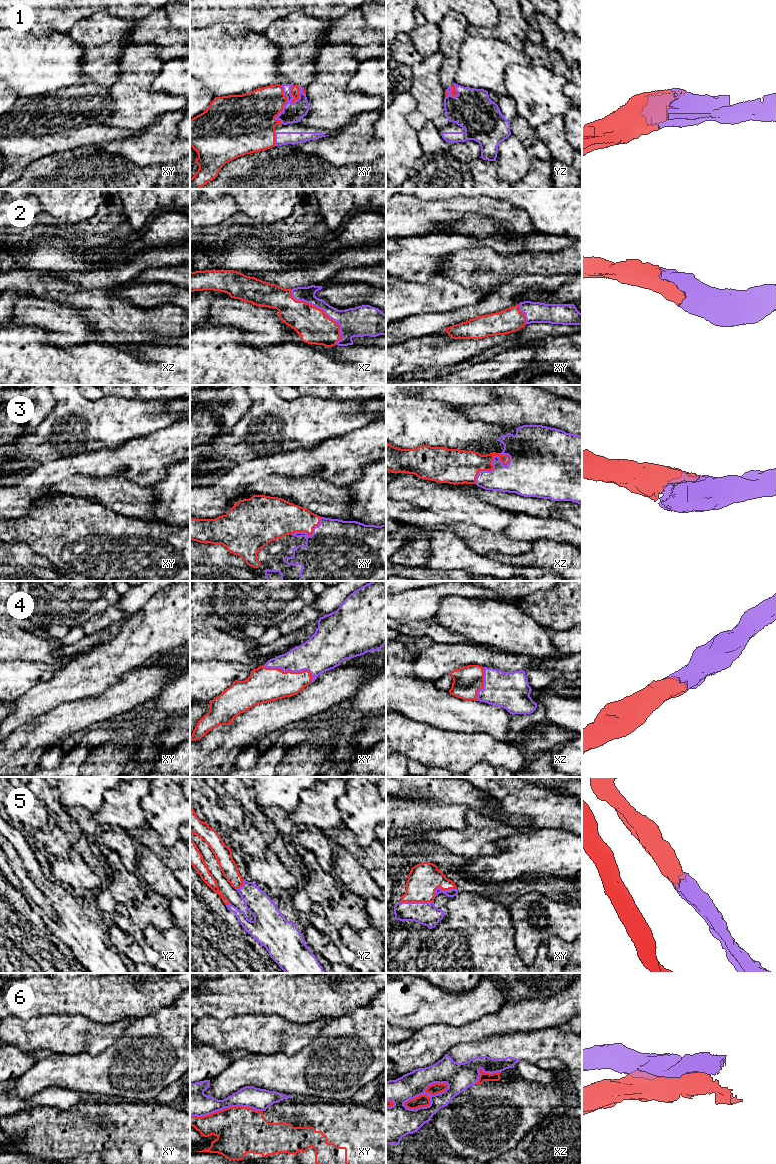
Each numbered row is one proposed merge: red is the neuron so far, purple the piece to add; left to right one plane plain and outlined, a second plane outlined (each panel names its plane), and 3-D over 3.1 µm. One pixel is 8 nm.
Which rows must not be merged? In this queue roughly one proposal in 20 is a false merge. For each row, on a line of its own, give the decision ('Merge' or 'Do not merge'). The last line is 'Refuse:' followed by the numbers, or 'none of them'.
1: Merge
2: Merge
3: Merge
4: Merge
5: Merge
6: Do not merge
Refuse: 6

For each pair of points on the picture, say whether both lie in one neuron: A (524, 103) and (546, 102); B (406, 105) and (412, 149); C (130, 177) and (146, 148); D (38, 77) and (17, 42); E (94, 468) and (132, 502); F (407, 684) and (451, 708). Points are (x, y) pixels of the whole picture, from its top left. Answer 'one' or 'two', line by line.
A: one
B: one
C: two
D: one
E: two
F: one

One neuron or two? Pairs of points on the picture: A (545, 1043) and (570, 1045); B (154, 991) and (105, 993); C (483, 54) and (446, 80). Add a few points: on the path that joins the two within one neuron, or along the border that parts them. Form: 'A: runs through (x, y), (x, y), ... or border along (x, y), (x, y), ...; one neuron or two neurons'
A: runs through (551, 1043), (564, 1045); one neuron
B: runs through (142, 991), (139, 993), (117, 993); one neuron
C: border along (460, 49), (459, 65), (454, 82); two neurons

